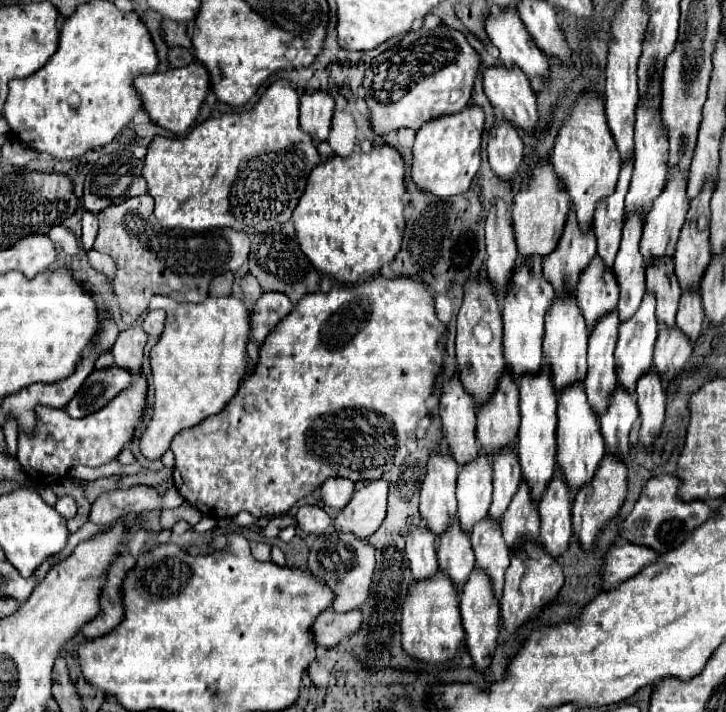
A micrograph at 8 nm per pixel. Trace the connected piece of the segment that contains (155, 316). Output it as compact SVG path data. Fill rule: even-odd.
M149 311L143 319L143 331L147 331L149 337L159 337L163 331L163 321L165 321L165 313L163 311Z

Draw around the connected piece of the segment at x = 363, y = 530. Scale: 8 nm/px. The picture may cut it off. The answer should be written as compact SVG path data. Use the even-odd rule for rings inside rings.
M379 479L369 481L365 487L355 491L351 503L347 503L347 507L343 507L341 513L335 517L335 529L341 533L353 533L359 539L375 533L385 519L389 487L389 481Z

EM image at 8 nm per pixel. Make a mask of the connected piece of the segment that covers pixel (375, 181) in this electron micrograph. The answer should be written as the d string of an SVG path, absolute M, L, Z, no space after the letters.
M379 145L371 151L355 151L349 157L333 155L329 161L319 163L309 179L305 193L301 195L295 211L293 223L297 231L297 241L301 251L311 259L311 263L335 279L355 285L363 275L375 275L385 263L391 263L403 243L405 233L405 161L401 153L391 145Z

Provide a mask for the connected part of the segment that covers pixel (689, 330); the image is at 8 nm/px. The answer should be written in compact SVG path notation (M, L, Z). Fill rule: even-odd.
M697 291L683 293L681 301L679 301L675 327L679 331L683 331L683 335L687 335L695 343L697 337L701 335L703 319L705 319L705 313L703 313L703 305L701 305L701 295Z

